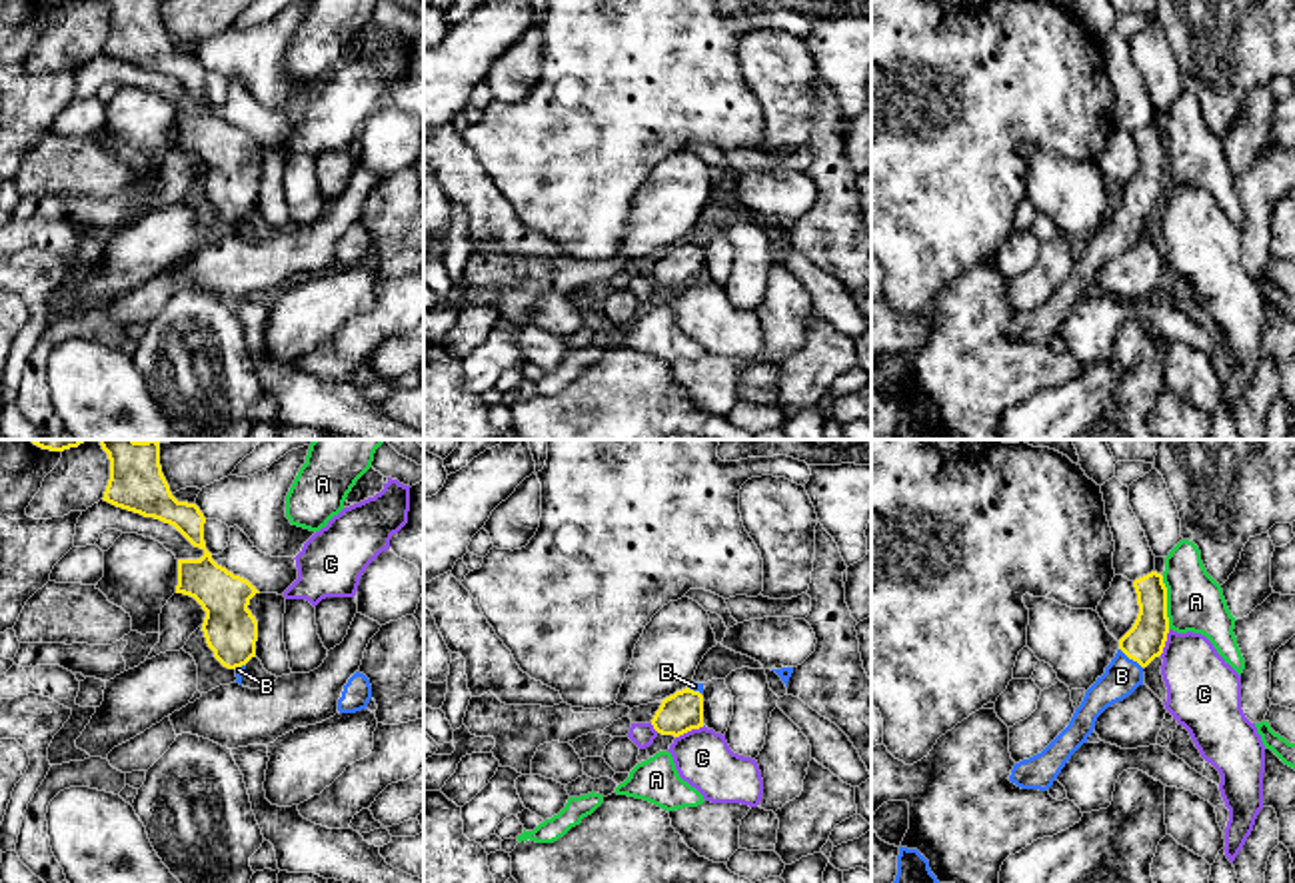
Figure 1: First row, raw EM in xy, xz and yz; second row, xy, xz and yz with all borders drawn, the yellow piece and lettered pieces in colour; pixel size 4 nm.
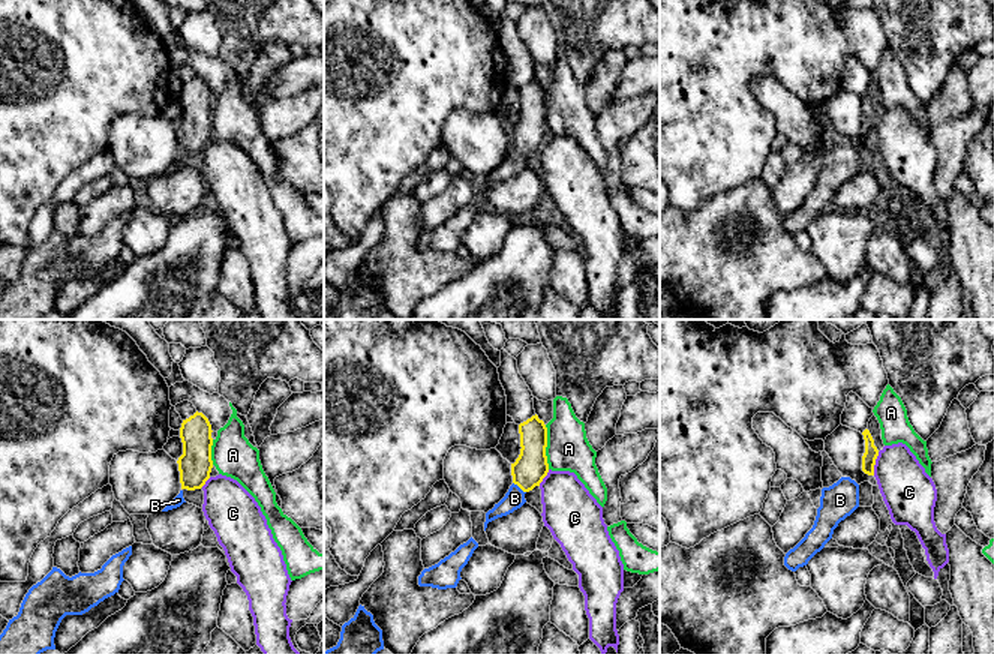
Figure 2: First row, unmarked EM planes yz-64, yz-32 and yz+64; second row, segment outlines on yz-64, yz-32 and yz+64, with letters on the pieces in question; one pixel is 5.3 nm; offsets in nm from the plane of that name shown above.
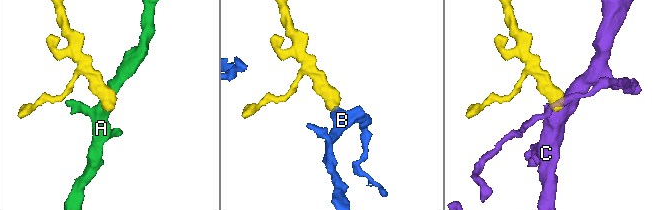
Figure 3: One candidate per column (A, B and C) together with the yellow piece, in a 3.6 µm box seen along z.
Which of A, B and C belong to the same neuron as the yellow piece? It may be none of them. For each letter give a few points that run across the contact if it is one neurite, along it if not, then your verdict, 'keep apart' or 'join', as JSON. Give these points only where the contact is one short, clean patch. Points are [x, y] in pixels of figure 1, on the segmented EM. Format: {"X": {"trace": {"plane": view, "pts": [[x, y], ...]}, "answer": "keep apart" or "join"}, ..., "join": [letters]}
{"A": {"answer": "keep apart"}, "B": {"trace": {"plane": "yz", "pts": [[1144, 642], [1132, 658], [1122, 676]]}, "answer": "join"}, "C": {"trace": {"plane": "xz", "pts": [[704, 726], [676, 738]]}, "answer": "keep apart"}, "join": ["B"]}

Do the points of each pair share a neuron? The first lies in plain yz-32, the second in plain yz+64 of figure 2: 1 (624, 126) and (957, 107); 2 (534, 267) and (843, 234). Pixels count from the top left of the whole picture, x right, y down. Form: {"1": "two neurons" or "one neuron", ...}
{"1": "two neurons", "2": "two neurons"}

